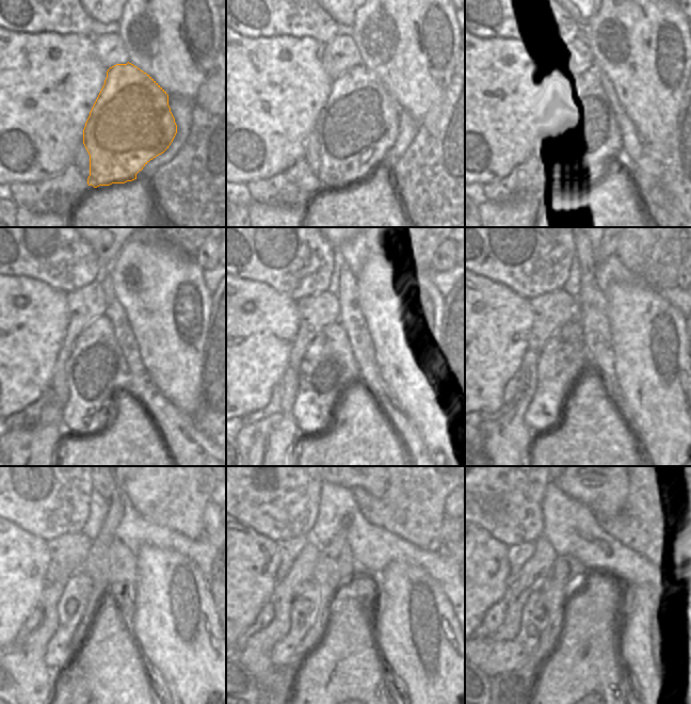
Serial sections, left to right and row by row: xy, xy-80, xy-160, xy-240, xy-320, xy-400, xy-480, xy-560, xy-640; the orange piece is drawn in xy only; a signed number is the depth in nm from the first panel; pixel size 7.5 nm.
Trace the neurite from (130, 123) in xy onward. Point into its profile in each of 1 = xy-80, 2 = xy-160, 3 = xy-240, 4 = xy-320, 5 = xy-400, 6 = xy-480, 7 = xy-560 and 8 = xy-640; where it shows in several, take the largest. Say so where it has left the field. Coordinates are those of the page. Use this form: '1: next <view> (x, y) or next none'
1: next xy-80 (358, 124)
2: next xy-160 (584, 137)
3: next xy-240 (96, 371)
4: next xy-320 (327, 369)
5: next xy-400 (562, 360)
6: next xy-480 (81, 591)
7: next xy-560 (287, 653)
8: next xy-640 (494, 657)

